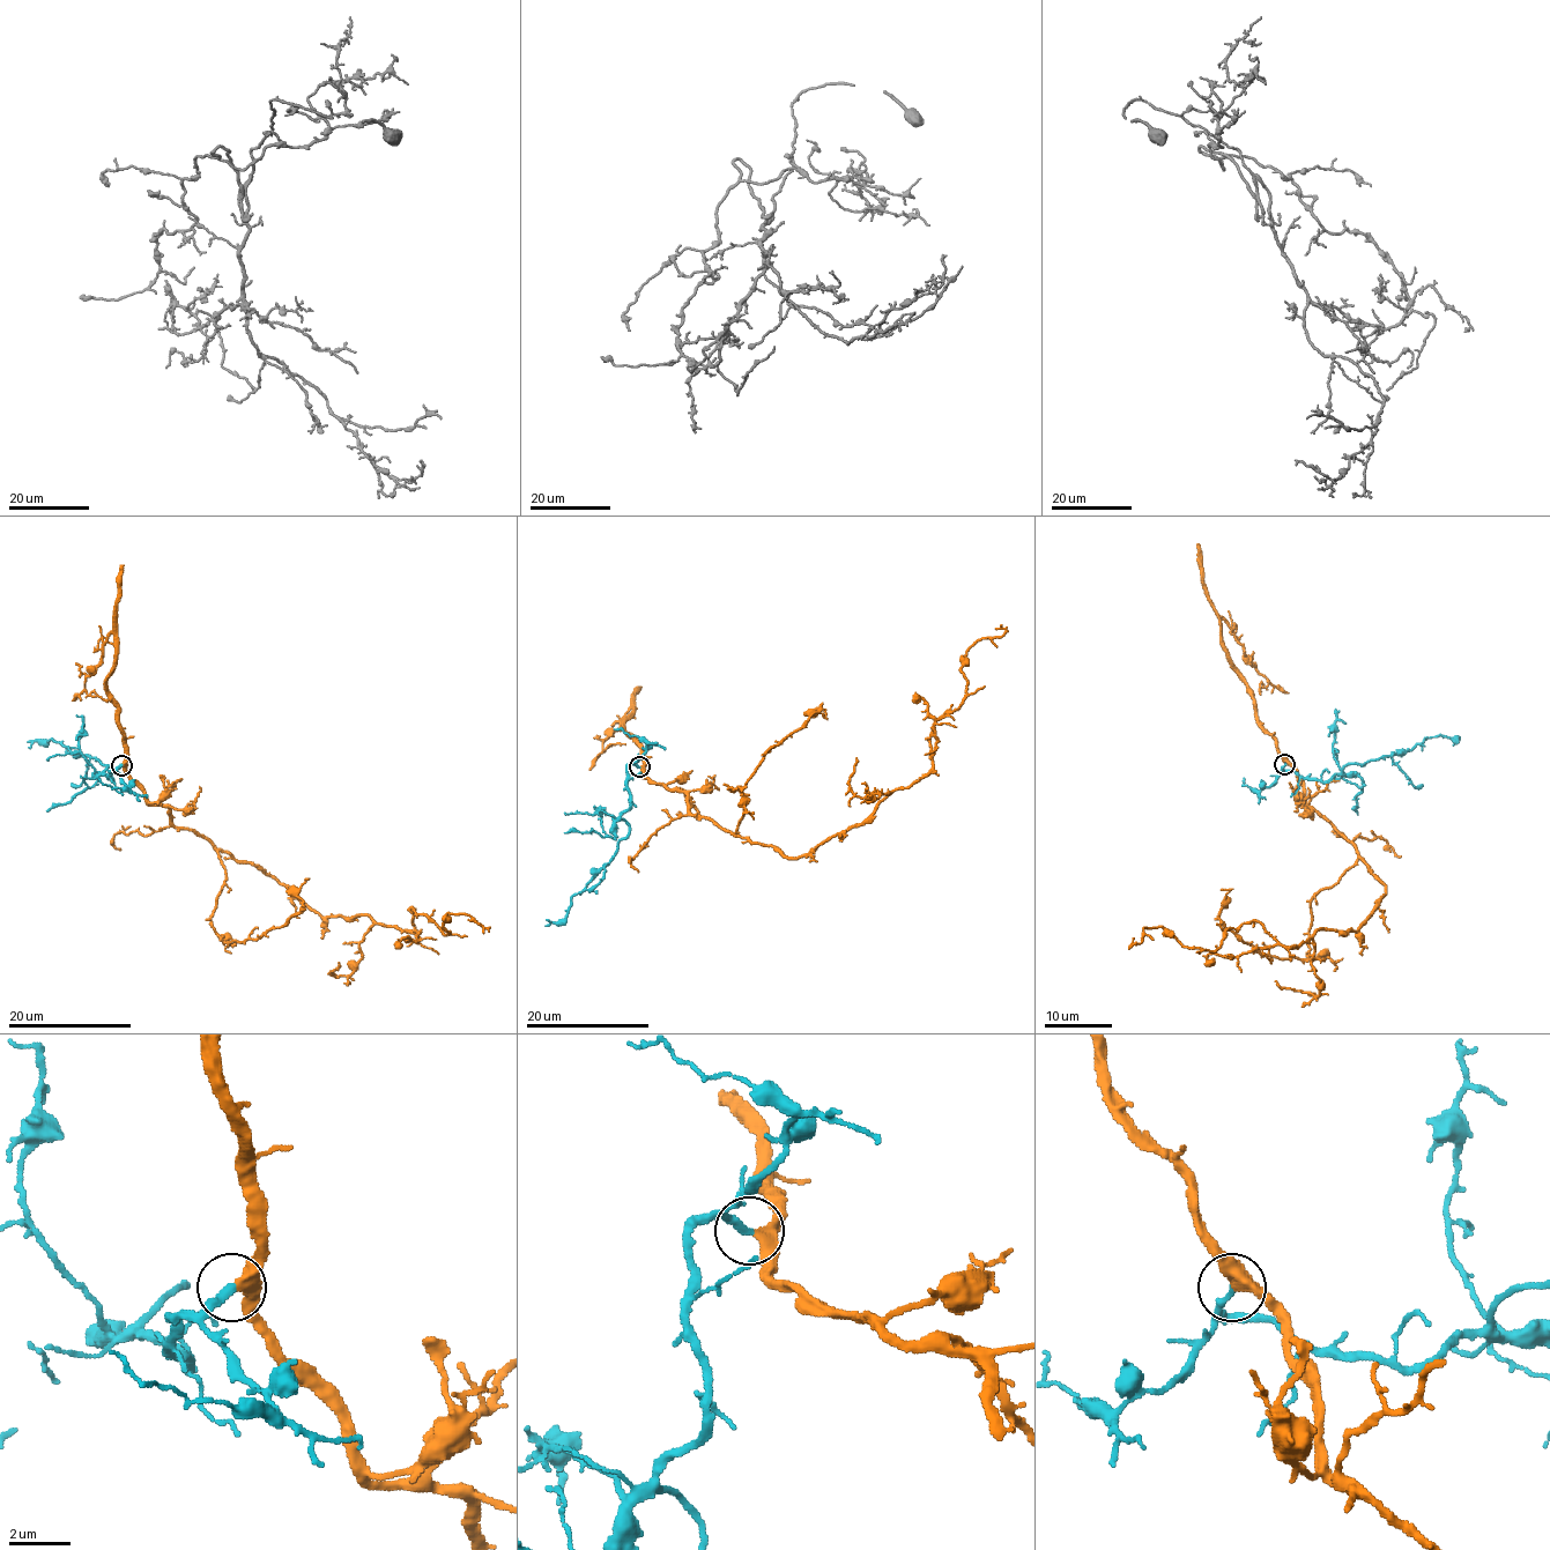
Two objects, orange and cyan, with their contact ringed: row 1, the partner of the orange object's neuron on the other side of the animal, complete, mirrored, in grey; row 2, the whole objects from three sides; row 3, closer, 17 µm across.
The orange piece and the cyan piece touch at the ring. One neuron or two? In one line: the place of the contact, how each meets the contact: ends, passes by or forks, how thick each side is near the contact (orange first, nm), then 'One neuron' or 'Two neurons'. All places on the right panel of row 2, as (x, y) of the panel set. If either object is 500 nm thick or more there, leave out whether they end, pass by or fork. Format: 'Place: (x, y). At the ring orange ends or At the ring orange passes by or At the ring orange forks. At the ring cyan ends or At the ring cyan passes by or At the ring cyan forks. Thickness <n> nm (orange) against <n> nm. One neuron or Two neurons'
Place: (1284, 764). At the ring orange passes by. At the ring cyan ends. Thickness 380 nm (orange) against 240 nm. One neuron

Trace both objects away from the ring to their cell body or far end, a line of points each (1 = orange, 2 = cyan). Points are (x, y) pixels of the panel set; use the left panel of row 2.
1: (121, 764), (175, 825), (323, 917), (413, 931), (412, 907), (445, 935), (449, 913), (477, 922)
2: (121, 764), (109, 772), (112, 781), (103, 773), (111, 764), (51, 740), (28, 748)

